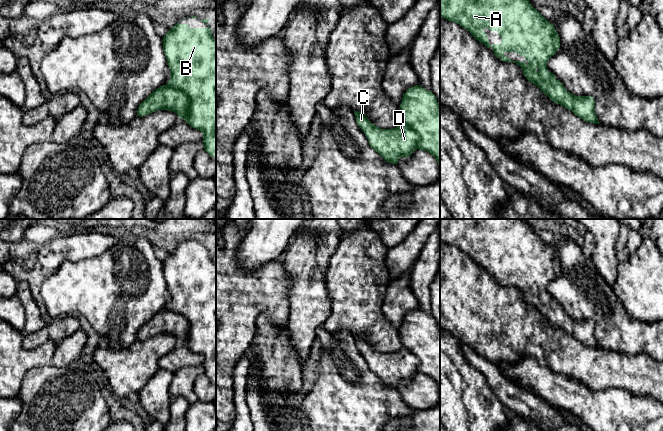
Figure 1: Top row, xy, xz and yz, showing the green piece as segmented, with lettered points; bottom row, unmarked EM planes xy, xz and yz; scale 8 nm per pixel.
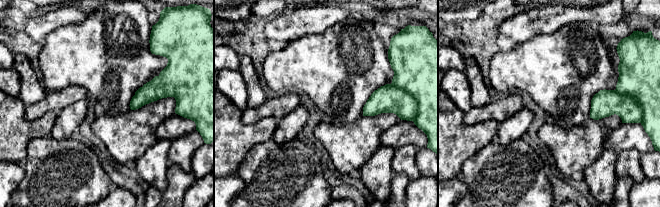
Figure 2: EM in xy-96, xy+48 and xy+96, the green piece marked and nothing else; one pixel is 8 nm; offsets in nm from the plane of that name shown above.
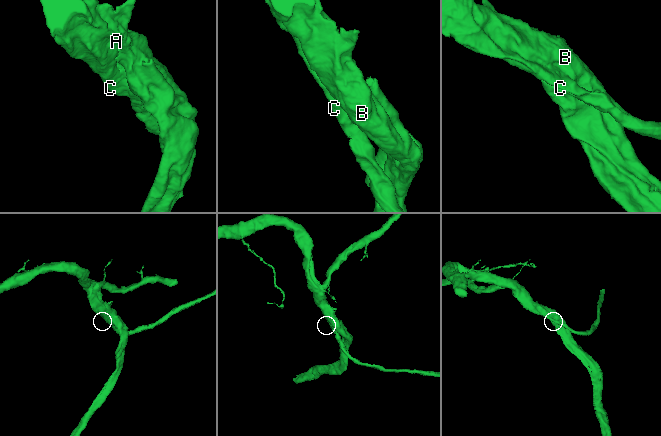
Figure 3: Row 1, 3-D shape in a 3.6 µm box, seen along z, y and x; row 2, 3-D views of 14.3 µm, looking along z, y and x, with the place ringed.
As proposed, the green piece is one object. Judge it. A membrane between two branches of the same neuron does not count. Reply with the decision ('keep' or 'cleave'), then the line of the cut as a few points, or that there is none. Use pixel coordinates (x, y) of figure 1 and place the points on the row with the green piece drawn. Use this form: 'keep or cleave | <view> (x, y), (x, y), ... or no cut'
keep | no cut

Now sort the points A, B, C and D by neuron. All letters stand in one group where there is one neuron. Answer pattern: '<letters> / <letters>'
A B C D

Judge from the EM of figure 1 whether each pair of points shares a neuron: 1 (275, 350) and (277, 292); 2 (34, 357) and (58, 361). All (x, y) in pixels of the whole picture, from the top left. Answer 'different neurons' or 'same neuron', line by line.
1: different neurons
2: different neurons

